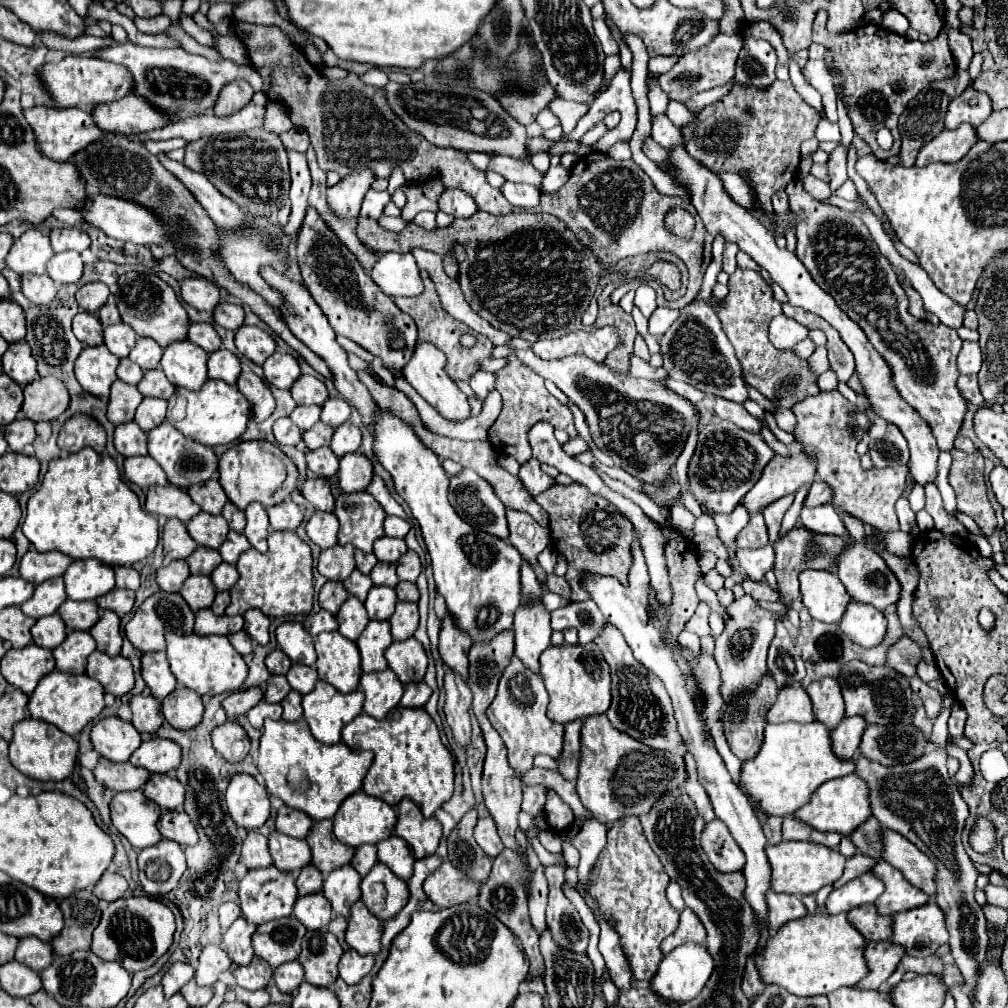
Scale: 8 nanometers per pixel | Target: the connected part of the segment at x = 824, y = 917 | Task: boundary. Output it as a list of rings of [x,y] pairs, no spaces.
[[[844,913],[806,915],[788,921],[768,939],[762,955],[756,957],[756,967],[766,983],[776,983],[794,995],[828,995],[844,985],[856,985],[856,981],[868,973],[868,965],[864,965],[864,945],[864,937],[852,929]]]

